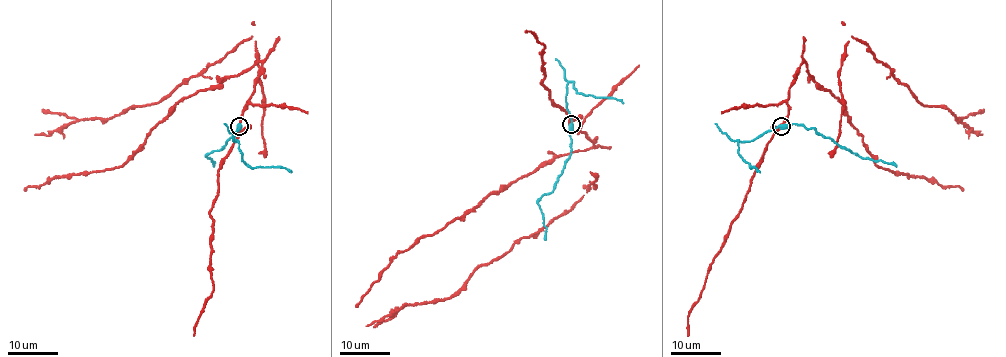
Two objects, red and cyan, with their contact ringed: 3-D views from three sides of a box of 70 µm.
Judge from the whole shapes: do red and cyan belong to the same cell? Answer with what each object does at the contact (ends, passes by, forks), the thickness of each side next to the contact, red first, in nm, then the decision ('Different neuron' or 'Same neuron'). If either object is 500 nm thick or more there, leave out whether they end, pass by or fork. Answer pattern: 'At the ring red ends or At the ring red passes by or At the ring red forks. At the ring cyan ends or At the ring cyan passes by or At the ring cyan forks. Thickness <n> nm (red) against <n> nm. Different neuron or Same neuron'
At the ring red passes by. At the ring cyan passes by. Thickness 360 nm (red) against 480 nm. Different neuron

